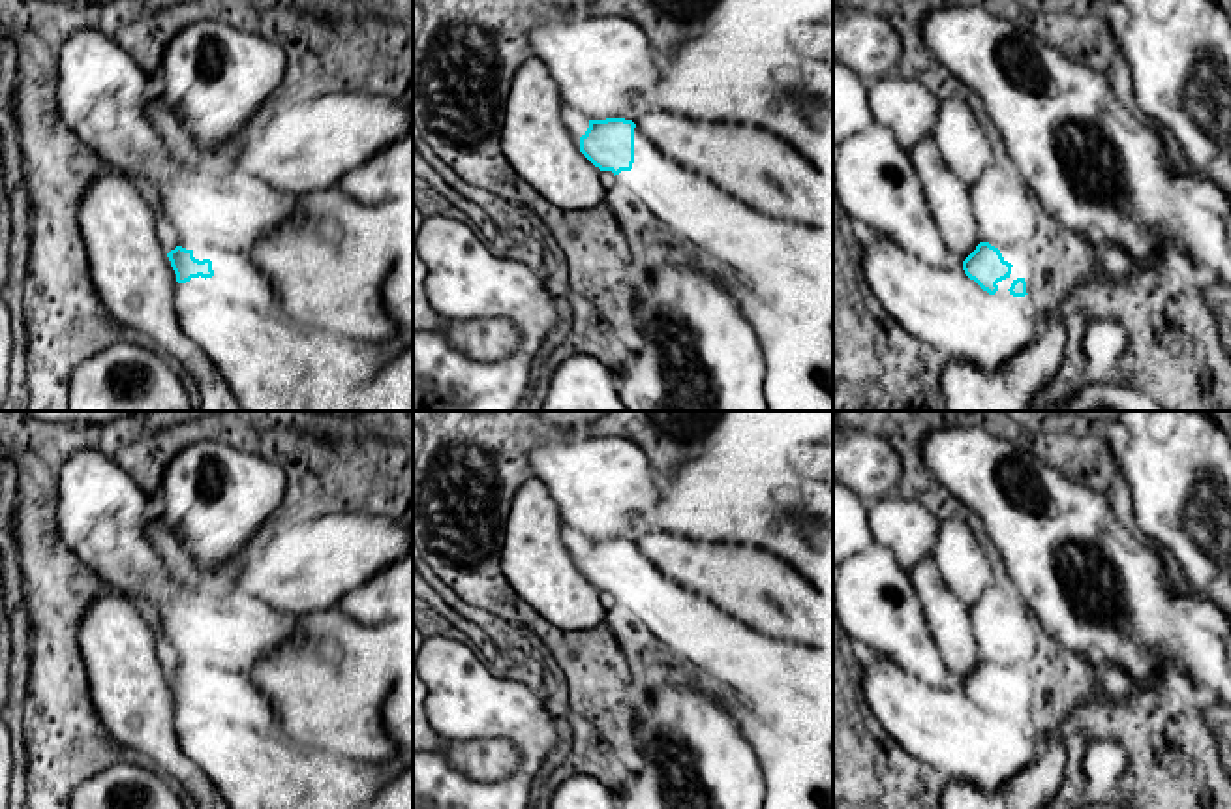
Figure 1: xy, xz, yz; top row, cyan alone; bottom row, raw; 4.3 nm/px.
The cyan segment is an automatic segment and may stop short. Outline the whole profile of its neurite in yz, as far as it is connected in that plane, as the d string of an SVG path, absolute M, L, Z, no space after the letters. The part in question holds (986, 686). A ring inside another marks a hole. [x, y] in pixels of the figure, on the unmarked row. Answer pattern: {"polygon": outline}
{"polygon": "M980 661L976 670L963 681L963 691L995 719L1038 740L1032 719L1030 661L1017 664Z"}

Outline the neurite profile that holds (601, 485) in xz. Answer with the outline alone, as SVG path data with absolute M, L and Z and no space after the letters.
M552 434L529 450L529 464L554 497L561 524L589 541L644 535L642 516L659 497L653 469L631 439Z

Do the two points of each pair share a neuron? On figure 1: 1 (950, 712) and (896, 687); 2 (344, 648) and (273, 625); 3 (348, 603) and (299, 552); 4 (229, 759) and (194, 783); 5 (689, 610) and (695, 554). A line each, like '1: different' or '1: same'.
1: same
2: different
3: different
4: different
5: different

